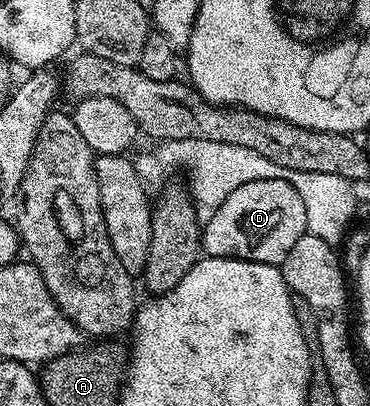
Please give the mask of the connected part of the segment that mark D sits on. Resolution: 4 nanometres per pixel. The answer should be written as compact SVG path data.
M265 178L237 186L237 190L217 206L217 214L202 225L201 248L208 256L282 266L297 238L305 235L308 230L301 194L281 178Z

